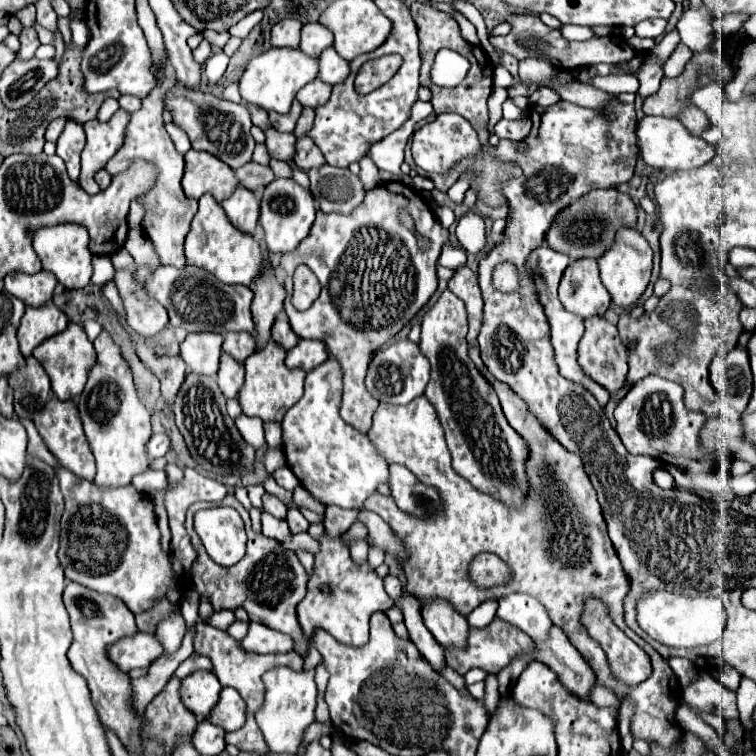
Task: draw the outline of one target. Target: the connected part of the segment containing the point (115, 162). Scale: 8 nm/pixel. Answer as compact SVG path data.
M168 69L168 75L161 85L157 85L152 92L142 100L142 108L136 110L132 114L132 120L128 124L126 130L126 140L124 146L116 152L116 156L112 156L112 160L106 164L106 170L116 176L118 172L126 170L128 164L132 162L132 158L146 158L150 162L154 162L160 170L158 180L154 184L154 188L146 194L142 194L142 202L146 204L146 216L142 220L142 228L146 232L146 236L154 242L154 248L162 260L164 266L174 266L174 268L184 268L186 266L186 256L184 256L184 238L188 234L192 216L198 210L198 202L190 200L184 196L180 180L182 180L182 172L184 172L184 156L174 148L166 128L164 128L164 120L162 120L162 112L164 112L164 92L170 92L176 83L176 77L173 69Z

